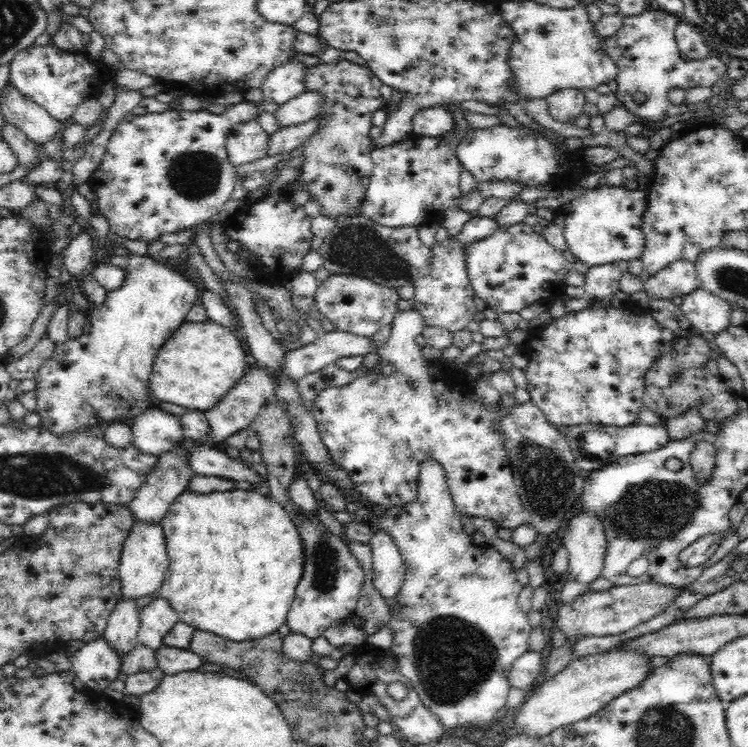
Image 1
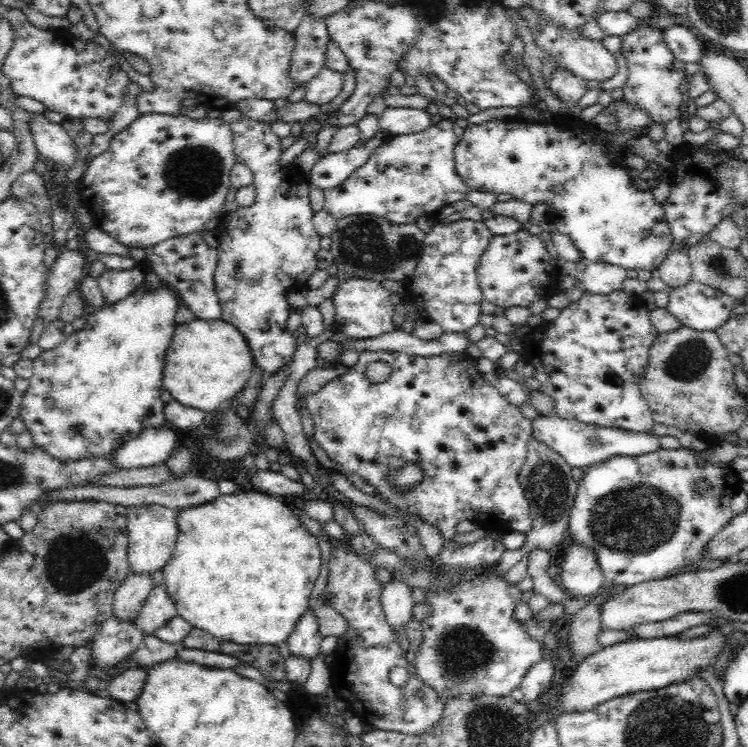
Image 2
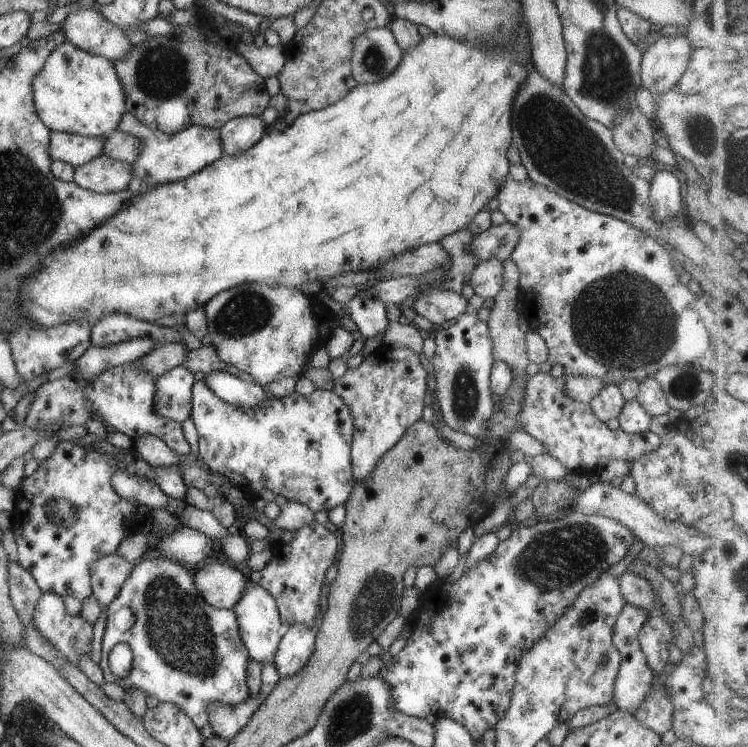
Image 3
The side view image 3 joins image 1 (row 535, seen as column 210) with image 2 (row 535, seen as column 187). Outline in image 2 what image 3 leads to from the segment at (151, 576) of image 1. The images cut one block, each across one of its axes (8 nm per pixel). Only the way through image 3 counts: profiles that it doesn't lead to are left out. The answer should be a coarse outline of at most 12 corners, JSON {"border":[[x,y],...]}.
{"border":[[175,510],[127,514],[128,569],[152,576],[172,559]]}

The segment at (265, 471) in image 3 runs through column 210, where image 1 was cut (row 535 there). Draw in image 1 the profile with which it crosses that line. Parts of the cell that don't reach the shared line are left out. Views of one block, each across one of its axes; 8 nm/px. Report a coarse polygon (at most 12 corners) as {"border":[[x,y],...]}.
{"border":[[438,462],[399,517],[389,649],[442,729],[488,729],[532,626]]}

